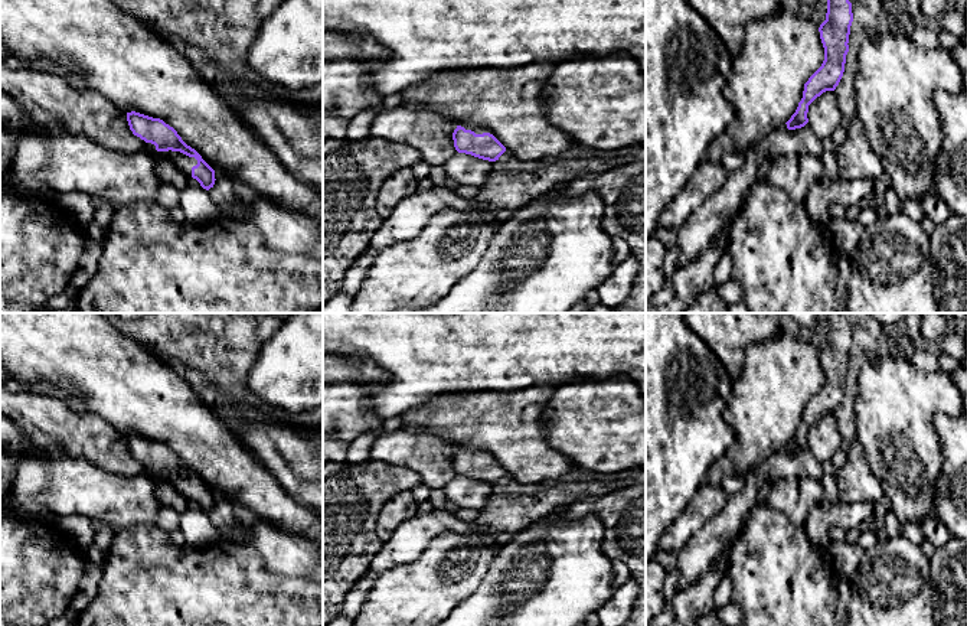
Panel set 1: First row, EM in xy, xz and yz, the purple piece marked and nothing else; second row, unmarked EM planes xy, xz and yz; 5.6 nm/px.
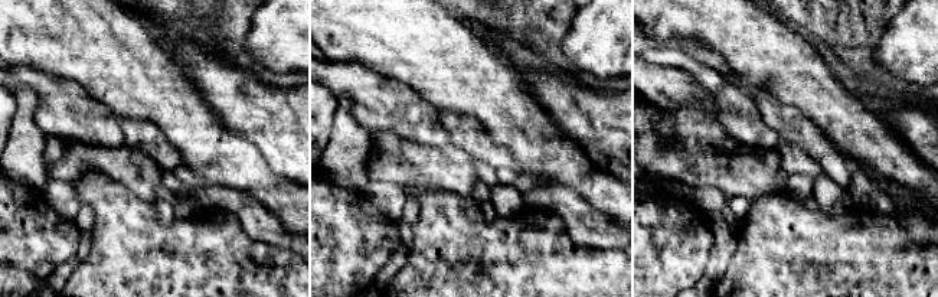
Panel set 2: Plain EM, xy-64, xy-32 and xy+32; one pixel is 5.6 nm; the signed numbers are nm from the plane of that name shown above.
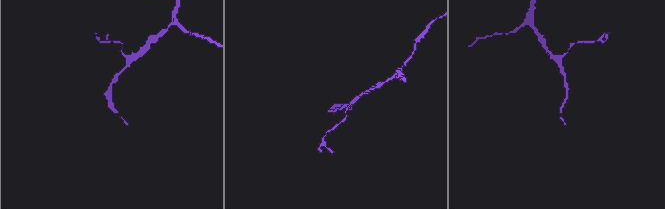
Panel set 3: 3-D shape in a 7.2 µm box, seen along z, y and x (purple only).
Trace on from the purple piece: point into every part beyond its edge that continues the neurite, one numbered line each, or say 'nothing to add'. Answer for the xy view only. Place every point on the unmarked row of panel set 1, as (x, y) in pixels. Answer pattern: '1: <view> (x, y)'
1: xy (177, 482)

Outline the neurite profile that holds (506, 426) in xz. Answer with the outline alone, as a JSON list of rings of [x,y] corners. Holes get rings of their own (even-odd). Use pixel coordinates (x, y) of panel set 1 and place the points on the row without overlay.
[[[555,385],[520,391],[477,391],[460,395],[435,395],[427,404],[402,415],[402,426],[451,441],[457,449],[483,450],[520,485],[555,480],[575,469],[565,454],[548,443],[542,417],[555,392]]]

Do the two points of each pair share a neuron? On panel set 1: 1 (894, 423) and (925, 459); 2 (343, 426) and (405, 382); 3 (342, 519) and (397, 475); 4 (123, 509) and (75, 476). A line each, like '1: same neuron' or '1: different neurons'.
1: same neuron
2: different neurons
3: same neuron
4: same neuron

